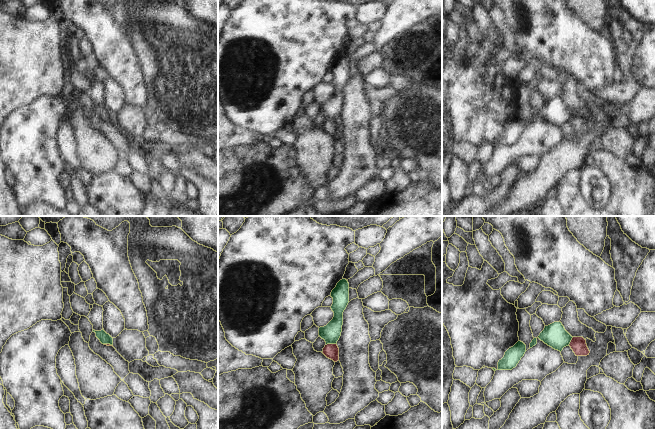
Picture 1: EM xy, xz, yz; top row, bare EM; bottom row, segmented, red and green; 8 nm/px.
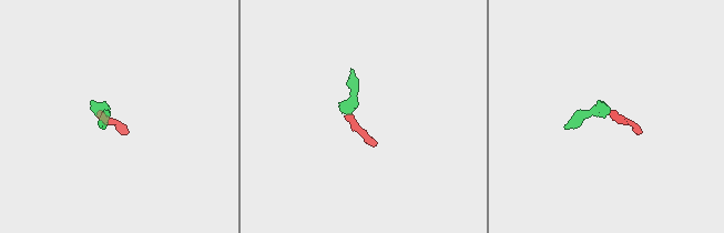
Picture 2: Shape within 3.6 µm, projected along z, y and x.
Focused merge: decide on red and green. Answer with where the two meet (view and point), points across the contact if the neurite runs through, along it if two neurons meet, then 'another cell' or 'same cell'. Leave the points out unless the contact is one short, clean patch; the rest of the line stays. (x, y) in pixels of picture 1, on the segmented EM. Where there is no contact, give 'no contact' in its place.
xz (331, 344) | across xz (331, 351), (331, 344), (331, 333) | same cell

